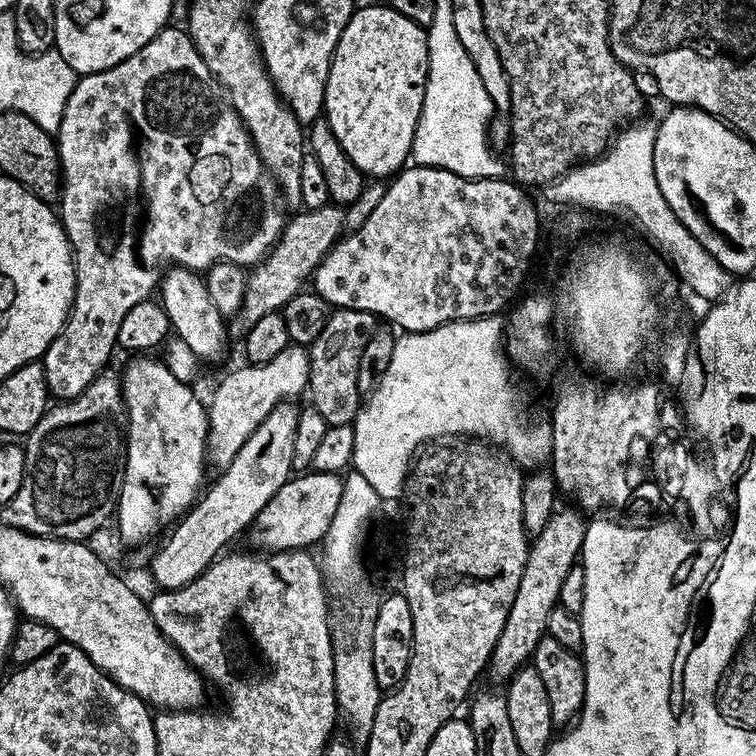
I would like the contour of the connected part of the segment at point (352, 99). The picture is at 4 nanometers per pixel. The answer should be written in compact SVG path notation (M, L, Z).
M390 6L357 7L332 55L322 116L365 177L391 177L409 163L427 81L427 31Z

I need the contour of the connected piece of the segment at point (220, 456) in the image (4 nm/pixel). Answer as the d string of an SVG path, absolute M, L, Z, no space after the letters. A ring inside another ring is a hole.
M290 346L278 354L278 358L270 358L265 364L245 363L244 368L236 368L229 376L220 380L220 385L212 392L212 401L206 404L208 414L208 447L206 456L219 466L234 462L234 454L246 446L250 434L262 426L266 414L289 398L296 398L308 387L308 348Z

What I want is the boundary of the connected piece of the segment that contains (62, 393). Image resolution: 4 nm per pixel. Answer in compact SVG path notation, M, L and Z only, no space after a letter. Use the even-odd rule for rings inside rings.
M166 26L142 50L130 54L118 66L110 66L101 72L89 72L81 75L70 94L70 102L66 102L64 117L59 132L54 136L56 149L60 155L60 195L58 197L58 219L64 226L64 233L72 246L72 261L76 267L76 296L72 299L72 311L68 313L68 321L64 329L57 334L42 357L49 393L57 401L73 400L94 378L105 371L104 363L112 356L112 348L117 347L118 330L122 326L122 318L138 306L138 302L149 299L157 291L160 277L166 266L176 265L190 268L194 272L203 273L221 260L241 266L255 266L272 251L272 247L280 238L286 223L284 216L285 201L282 199L280 185L268 168L260 161L248 132L240 121L240 115L232 109L232 103L224 95L224 88L216 80L214 74L202 62L191 36L180 26Z

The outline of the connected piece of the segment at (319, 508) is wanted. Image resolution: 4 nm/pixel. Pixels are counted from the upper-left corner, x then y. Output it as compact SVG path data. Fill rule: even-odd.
M305 471L303 474L293 475L266 506L256 515L250 529L250 537L257 544L257 549L267 550L268 552L286 552L289 550L308 550L313 546L319 545L324 539L324 535L330 530L330 521L338 511L338 501L342 498L343 479L335 472L314 472Z

